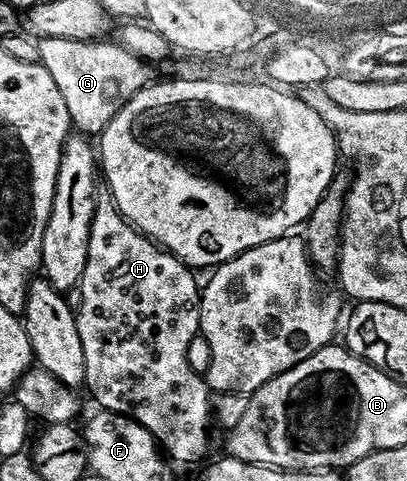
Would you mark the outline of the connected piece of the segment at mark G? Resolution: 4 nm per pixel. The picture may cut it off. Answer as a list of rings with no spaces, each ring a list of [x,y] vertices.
[[[40,38],[40,62],[53,76],[53,84],[61,91],[65,108],[69,108],[72,127],[80,135],[98,136],[113,120],[116,112],[129,101],[142,86],[152,81],[148,63],[138,58],[131,50],[120,46],[118,41],[61,40]]]

